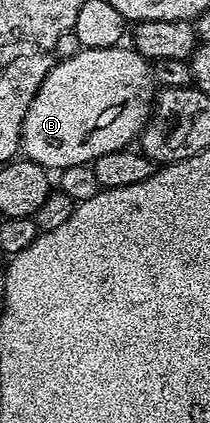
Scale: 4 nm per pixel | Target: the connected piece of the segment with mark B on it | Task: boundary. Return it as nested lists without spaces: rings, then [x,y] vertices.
[[[133,47],[122,48],[81,48],[76,55],[55,60],[28,107],[28,115],[24,115],[20,149],[26,159],[49,171],[61,171],[68,167],[91,164],[98,157],[133,146],[139,140],[142,128],[150,118],[156,84],[150,74],[151,62]]]

